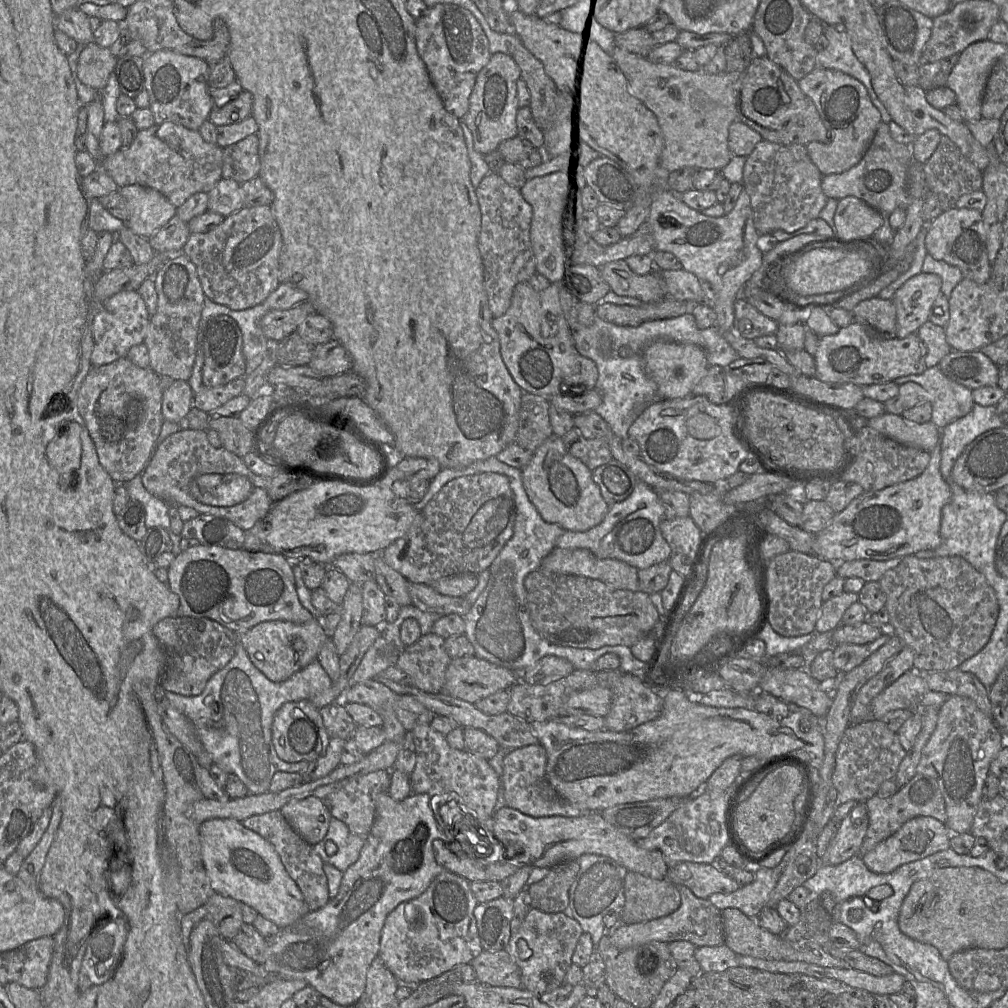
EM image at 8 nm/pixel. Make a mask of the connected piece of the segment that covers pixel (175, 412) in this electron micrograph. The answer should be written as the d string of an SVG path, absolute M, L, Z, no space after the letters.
M175 380L162 394L162 415L165 420L180 423L193 407L193 393L189 383Z

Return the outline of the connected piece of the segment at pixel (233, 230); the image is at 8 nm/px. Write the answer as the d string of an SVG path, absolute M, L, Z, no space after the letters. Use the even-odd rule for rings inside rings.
M270 205L243 207L205 233L190 233L183 253L193 262L203 293L232 310L261 304L279 285L280 228Z

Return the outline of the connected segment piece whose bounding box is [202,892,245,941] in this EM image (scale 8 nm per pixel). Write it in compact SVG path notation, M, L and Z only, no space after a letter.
M214 892L202 907L209 912L220 934L231 941L244 924L242 904L245 903Z

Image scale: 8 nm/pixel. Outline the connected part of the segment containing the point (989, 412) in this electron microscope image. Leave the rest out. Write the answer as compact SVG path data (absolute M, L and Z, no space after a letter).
M974 404L972 410L941 430L940 471L945 479L950 479L952 468L963 450L977 437L1004 426L997 415L995 406Z

